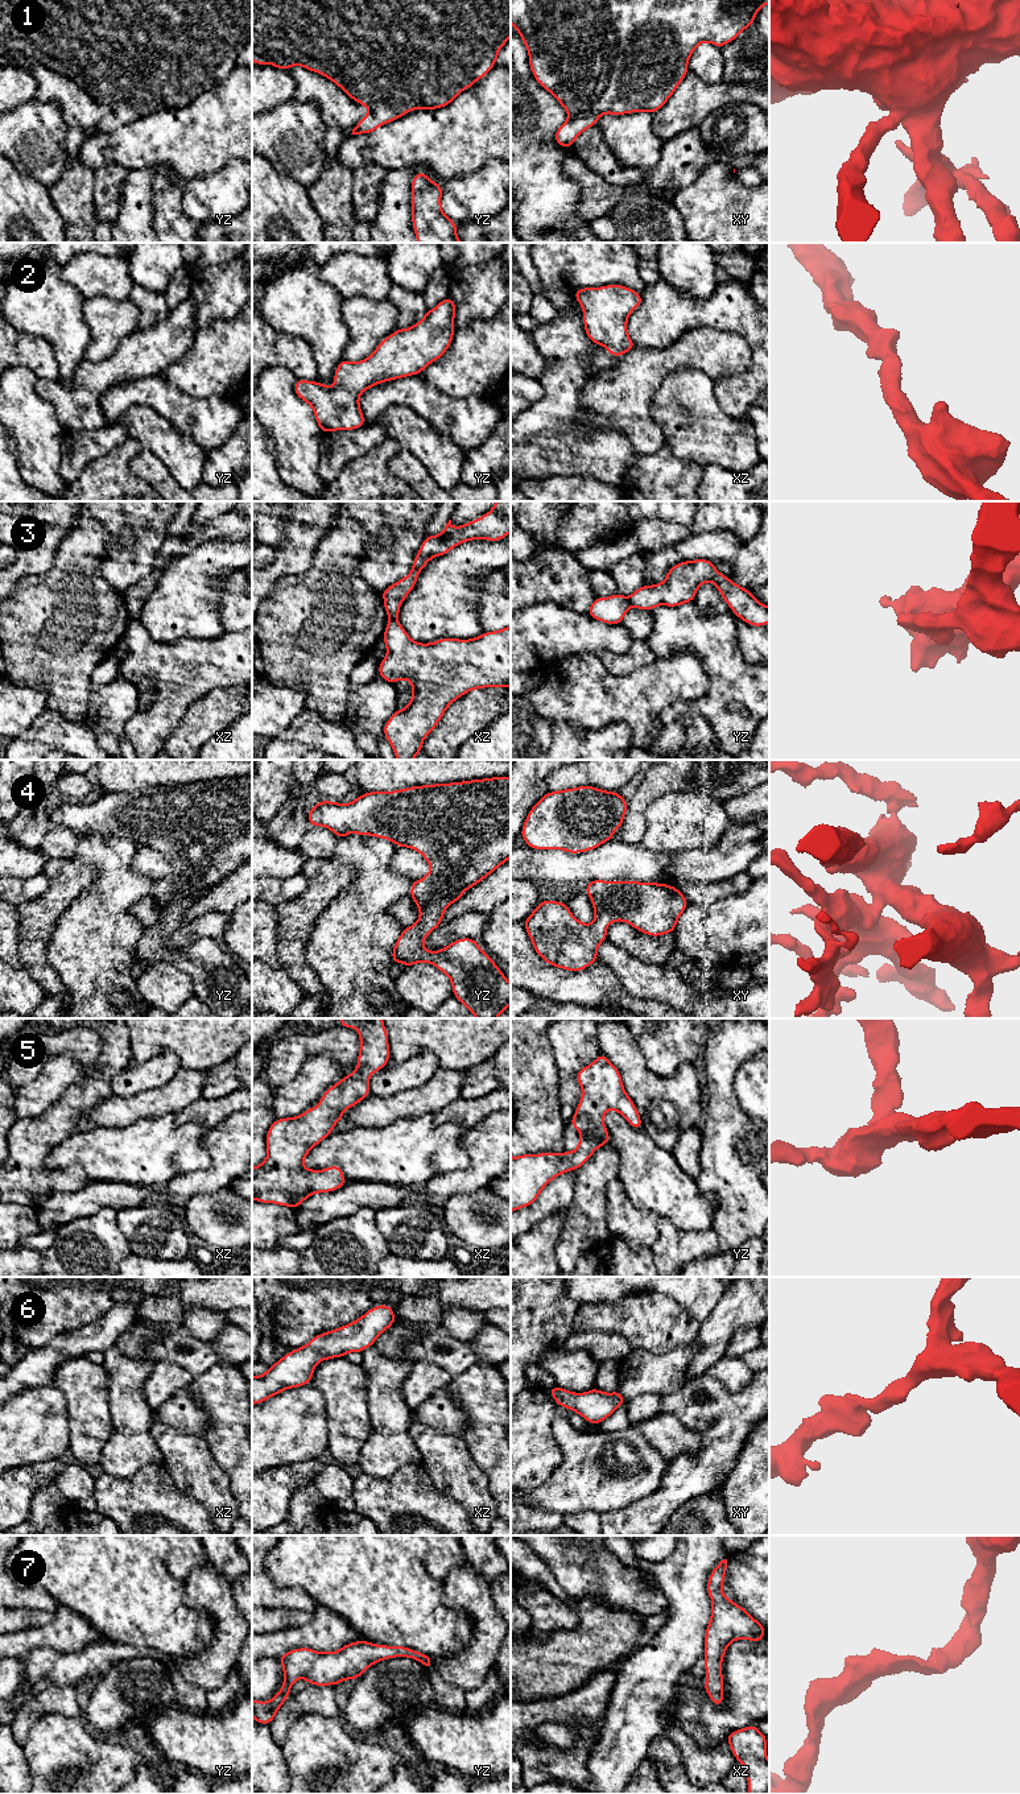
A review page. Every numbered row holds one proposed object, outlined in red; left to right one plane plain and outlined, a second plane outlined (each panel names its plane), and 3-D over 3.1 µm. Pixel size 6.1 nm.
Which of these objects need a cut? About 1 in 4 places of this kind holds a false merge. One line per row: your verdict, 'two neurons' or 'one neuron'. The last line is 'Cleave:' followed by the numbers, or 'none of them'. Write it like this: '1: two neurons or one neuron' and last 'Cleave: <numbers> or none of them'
1: one neuron
2: one neuron
3: two neurons
4: one neuron
5: one neuron
6: one neuron
7: one neuron
Cleave: 3

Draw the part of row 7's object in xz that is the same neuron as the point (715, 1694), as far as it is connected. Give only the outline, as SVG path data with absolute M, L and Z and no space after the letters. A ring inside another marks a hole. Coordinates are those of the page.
M727 1559L720 1561L707 1582L707 1593L713 1601L710 1623L705 1634L703 1657L707 1682L702 1686L715 1706L723 1706L722 1661L734 1640L760 1642L765 1628L749 1612L723 1595Z

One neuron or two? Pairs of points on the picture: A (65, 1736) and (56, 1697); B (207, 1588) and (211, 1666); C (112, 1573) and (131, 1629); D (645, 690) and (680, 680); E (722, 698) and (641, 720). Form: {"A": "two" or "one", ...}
{"A": "two", "B": "one", "C": "one", "D": "one", "E": "two"}

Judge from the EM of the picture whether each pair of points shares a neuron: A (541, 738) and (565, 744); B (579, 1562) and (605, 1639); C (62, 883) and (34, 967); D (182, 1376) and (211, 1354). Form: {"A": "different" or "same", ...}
{"A": "different", "B": "different", "C": "same", "D": "different"}

